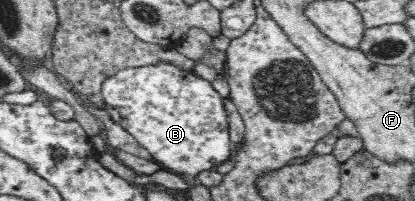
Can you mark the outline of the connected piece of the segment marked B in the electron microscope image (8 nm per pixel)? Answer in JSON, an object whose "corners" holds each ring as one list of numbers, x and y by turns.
{"corners":[[167,62,123,68,103,81,101,93,105,102,103,109,113,122,123,126,123,129,147,149,155,160,165,165,165,170,169,172,180,177,195,177,204,170,214,170,232,157,234,150,229,138,224,100,213,89,211,83,197,77,194,72,179,69]]}

